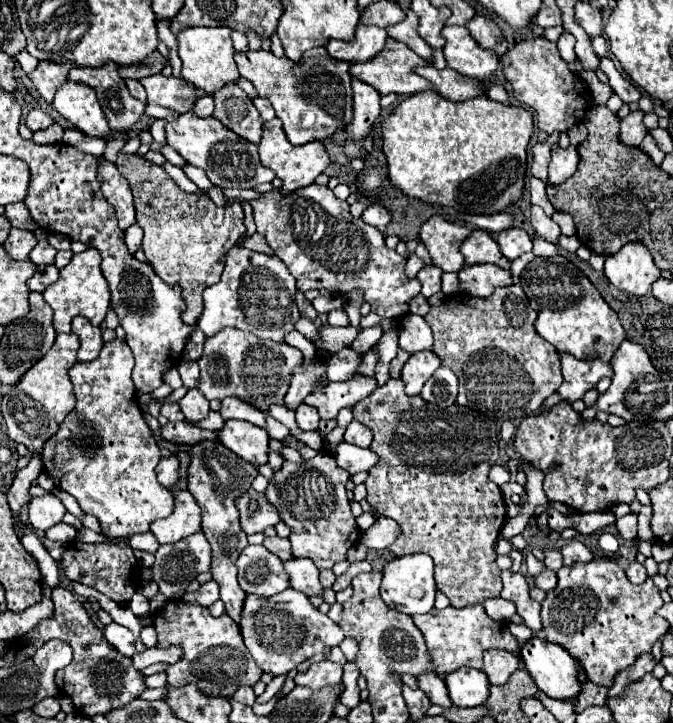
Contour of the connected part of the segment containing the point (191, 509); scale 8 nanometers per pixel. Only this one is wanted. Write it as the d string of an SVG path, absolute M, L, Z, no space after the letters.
M187 490L175 494L175 510L171 516L155 520L151 524L151 532L155 534L159 544L179 542L181 538L187 538L199 530L201 530L201 512L197 510L195 498Z

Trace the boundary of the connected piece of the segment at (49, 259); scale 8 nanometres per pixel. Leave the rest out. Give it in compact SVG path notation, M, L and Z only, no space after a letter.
M37 228L37 230L35 230L35 236L37 236L37 246L31 250L29 260L31 260L33 264L37 264L37 266L39 266L39 264L53 264L57 250L49 244L47 232L43 232L41 228Z

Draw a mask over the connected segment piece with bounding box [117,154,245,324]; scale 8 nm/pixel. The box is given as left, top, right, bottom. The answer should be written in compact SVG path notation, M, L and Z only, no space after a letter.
M121 154L117 168L127 178L133 192L137 224L145 232L143 252L147 260L167 284L177 282L181 286L187 302L183 320L187 324L197 324L203 310L205 288L219 282L225 254L245 234L241 204L233 202L231 206L217 206L205 194L183 192L161 166L139 158L137 154Z

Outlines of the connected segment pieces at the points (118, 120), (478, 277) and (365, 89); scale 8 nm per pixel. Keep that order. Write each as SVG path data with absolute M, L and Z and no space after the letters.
M115 62L99 68L71 68L67 78L97 90L99 104L113 132L129 132L145 112L146 104L131 98L125 80L117 74Z
M477 264L459 270L461 292L469 296L491 296L499 286L511 286L515 280L511 270L499 268L497 264Z
M353 80L353 120L347 124L345 132L353 140L361 140L371 134L375 122L381 118L381 96L369 84Z

